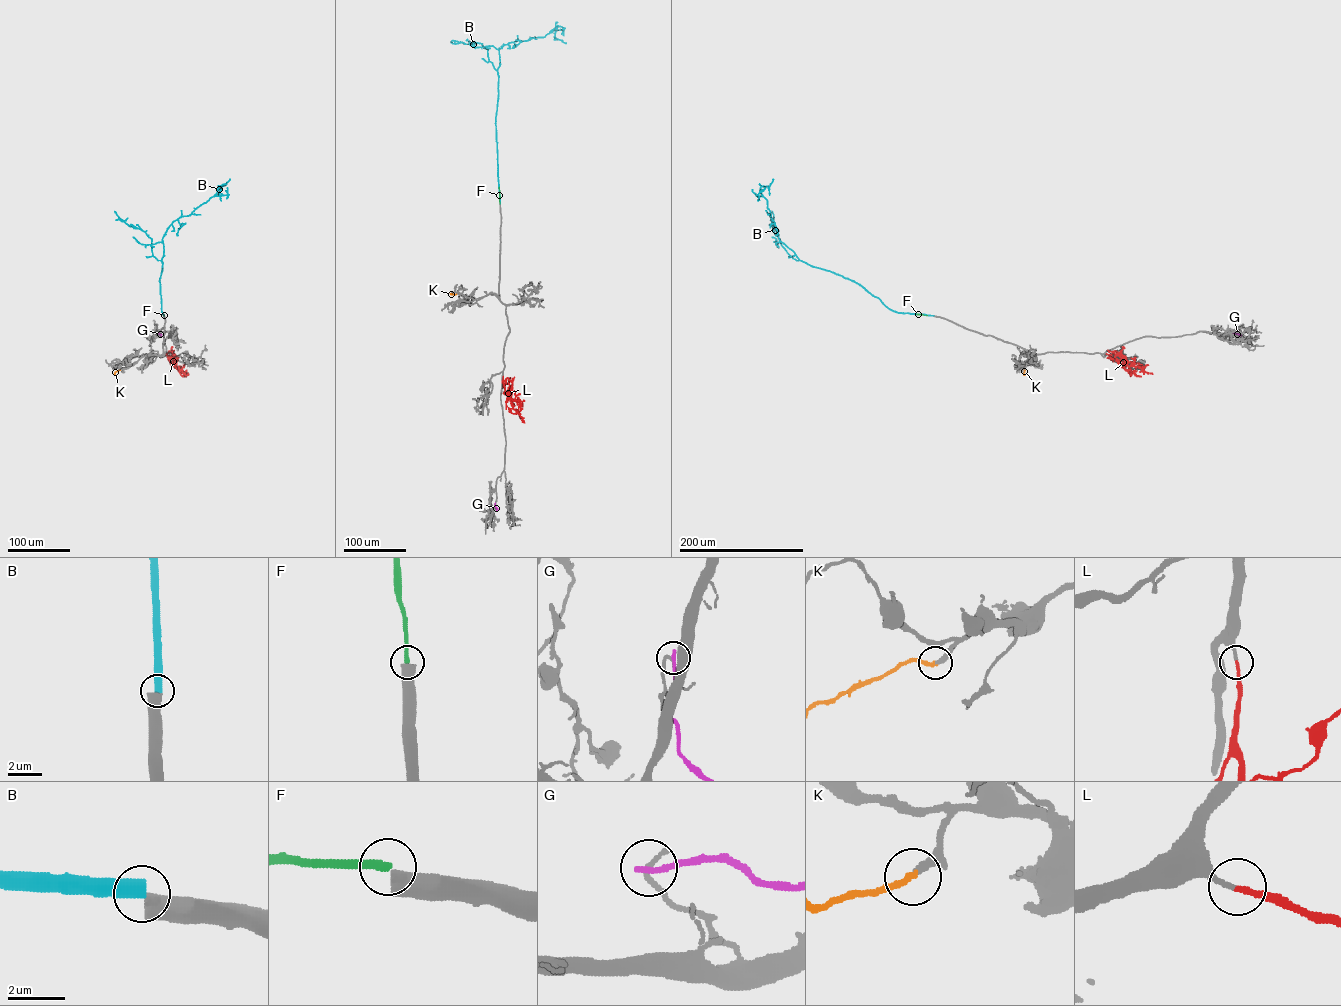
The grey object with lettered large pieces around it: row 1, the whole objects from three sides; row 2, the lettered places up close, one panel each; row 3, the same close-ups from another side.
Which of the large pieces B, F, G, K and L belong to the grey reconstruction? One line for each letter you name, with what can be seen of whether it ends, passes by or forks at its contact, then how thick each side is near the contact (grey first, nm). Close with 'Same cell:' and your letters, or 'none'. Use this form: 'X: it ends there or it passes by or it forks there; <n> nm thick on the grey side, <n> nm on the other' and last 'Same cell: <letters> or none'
K: it ends there; 300 nm thick on the grey side, 240 nm on the other
L: it ends there; 160 nm thick on the grey side, 180 nm on the other
Same cell: K, L

